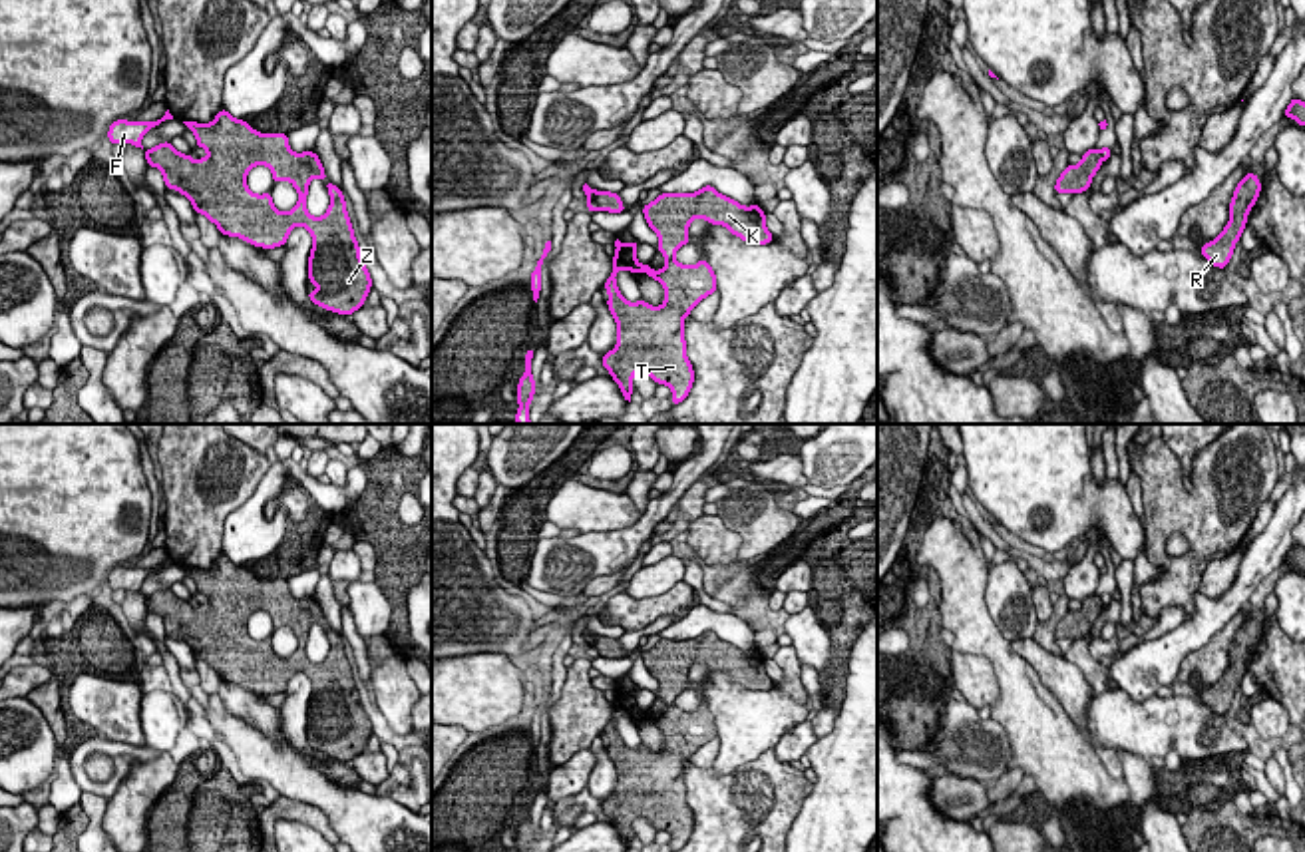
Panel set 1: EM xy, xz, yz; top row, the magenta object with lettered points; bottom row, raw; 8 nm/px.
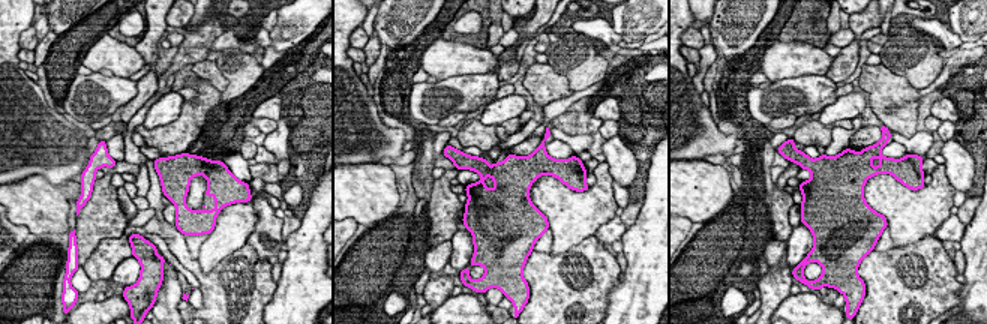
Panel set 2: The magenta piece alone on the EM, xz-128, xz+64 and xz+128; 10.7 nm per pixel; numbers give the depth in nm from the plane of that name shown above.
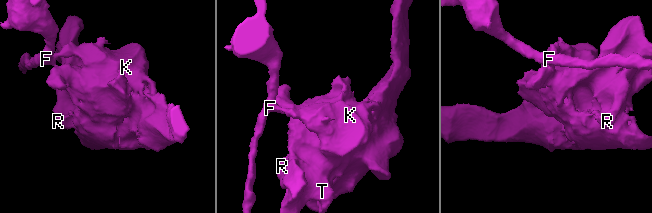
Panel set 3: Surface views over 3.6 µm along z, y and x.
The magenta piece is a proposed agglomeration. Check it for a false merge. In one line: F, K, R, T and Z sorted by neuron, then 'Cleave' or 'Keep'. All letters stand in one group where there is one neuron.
Groups: F / K R T Z. Cleave

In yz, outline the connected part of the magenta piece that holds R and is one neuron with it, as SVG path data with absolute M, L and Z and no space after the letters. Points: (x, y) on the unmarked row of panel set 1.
M1247 617L1245 623L1237 629L1233 643L1229 647L1229 667L1223 677L1206 691L1200 693L1200 699L1217 715L1225 715L1231 707L1235 689L1241 685L1241 679L1247 669L1247 661L1255 651L1261 639L1261 627L1255 619Z

